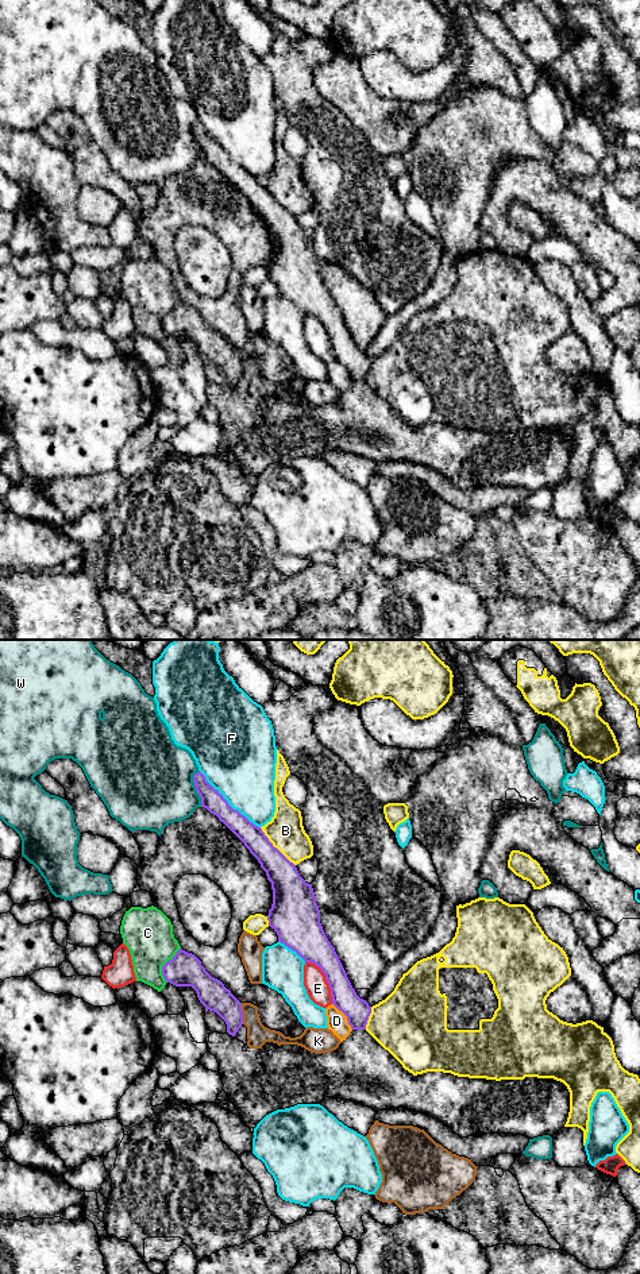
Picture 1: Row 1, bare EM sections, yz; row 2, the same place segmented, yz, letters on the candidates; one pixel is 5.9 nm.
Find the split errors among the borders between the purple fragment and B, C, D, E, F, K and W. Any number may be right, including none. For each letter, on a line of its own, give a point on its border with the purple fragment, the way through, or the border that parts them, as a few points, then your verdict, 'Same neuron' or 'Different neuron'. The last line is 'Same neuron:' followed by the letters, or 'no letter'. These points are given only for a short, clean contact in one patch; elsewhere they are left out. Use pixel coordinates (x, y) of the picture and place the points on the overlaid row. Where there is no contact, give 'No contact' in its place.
B: Touches purple at yz (276, 848). Different neuron
C: Touches purple at yz (164, 965). Different neuron
D: Touches purple at yz (346, 1015). Boundary: yz (332, 1003), (346, 1016), (347, 1023), (353, 1029). Different neuron
E: Touches purple at yz (326, 979). Different neuron
F: Touches purple at yz (227, 803). Different neuron
K: Touches purple at yz (242, 1014). Different neuron
W: Touches purple at yz (196, 788). Different neuron
Same neuron: no letter

